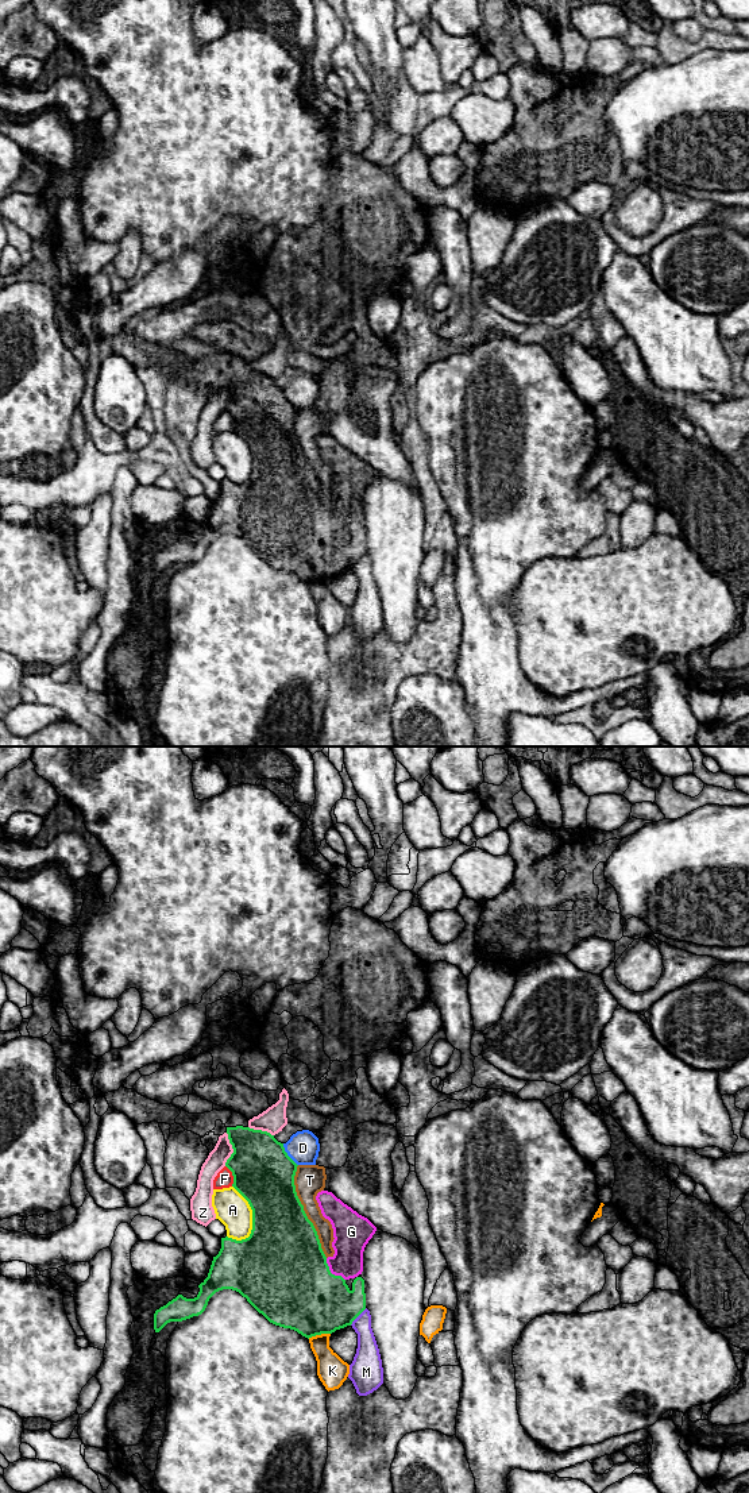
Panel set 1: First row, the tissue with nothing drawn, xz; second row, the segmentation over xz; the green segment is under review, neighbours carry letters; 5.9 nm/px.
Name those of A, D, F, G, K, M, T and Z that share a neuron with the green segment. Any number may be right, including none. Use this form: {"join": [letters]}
{"join": ["G"]}

